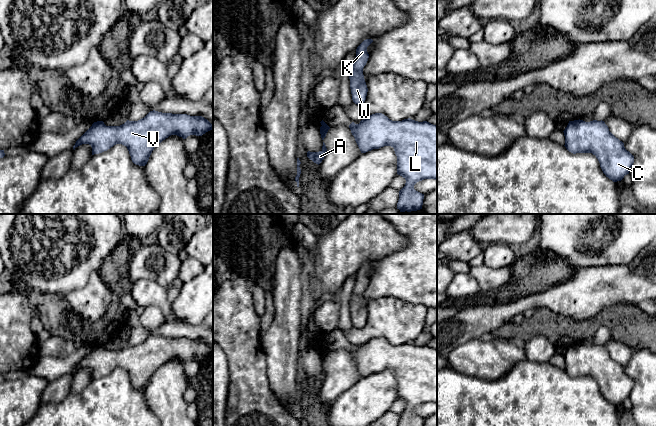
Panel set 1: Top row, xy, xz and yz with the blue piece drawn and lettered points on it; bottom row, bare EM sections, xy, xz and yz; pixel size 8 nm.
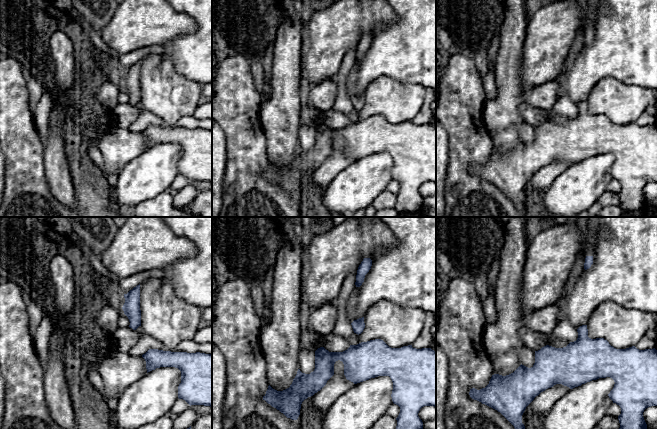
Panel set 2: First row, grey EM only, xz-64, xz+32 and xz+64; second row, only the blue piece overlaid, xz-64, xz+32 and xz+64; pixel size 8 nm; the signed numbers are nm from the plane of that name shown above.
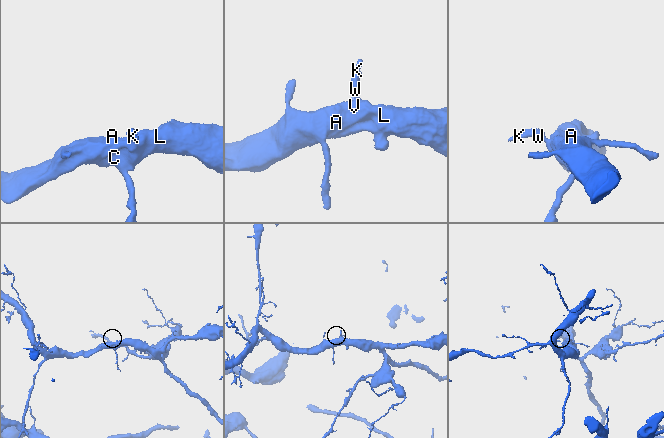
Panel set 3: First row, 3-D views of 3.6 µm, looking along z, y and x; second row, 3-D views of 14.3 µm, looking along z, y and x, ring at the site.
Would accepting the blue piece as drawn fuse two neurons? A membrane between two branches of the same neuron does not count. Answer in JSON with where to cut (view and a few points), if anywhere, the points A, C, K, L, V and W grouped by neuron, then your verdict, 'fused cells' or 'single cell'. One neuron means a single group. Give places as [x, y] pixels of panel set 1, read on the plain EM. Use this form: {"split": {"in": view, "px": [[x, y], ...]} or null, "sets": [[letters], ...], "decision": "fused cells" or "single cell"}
{"split": null, "sets": [["A", "C", "K", "L", "V", "W"]], "decision": "single cell"}

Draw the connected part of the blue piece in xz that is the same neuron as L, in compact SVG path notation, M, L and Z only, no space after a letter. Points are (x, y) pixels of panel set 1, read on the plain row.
M375 337L359 348L352 346L349 352L361 377L384 370L393 371L397 380L397 398L406 404L405 410L399 415L398 426L423 426L424 418L416 415L414 409L424 403L437 404L437 349L410 342L392 345L382 337Z

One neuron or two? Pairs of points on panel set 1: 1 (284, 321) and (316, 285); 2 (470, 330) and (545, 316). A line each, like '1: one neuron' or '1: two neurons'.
1: two neurons
2: two neurons

